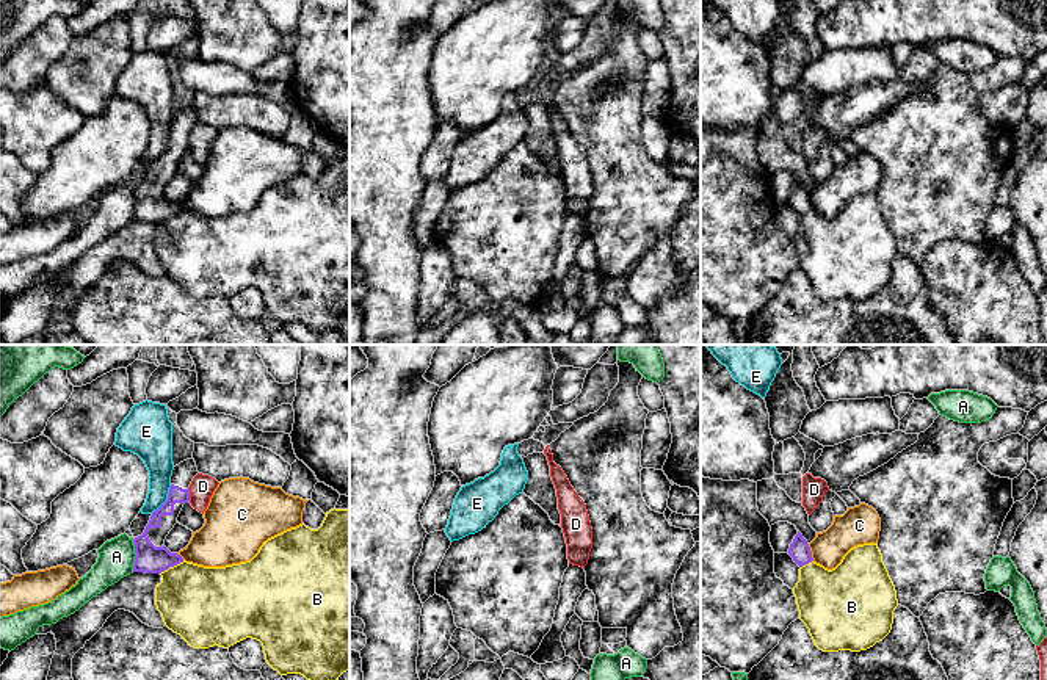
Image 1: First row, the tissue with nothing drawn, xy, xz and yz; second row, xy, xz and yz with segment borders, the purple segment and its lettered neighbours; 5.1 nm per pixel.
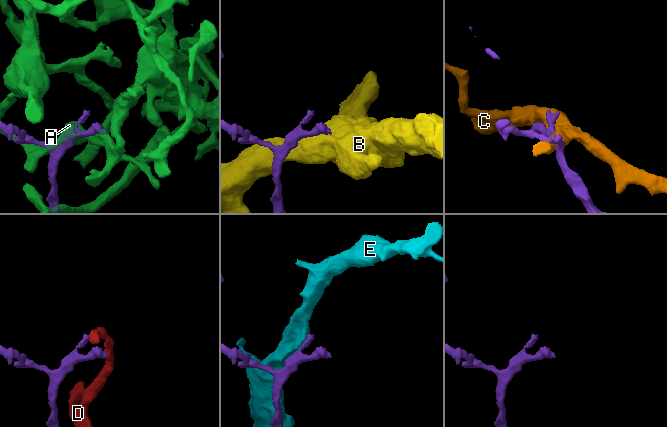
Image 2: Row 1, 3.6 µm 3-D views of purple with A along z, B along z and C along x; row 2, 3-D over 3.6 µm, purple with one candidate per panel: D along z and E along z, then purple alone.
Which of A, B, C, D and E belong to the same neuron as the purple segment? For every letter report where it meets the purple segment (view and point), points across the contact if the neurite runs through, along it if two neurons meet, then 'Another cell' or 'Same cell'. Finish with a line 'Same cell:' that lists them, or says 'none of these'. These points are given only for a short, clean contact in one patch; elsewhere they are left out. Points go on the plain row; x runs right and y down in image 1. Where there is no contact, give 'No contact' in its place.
A: Touches purple at xy (135, 206). Another cell
B: Touches purple at xy (171, 215). Another cell
C: Touches purple at yz (811, 201). Another cell
D: Touches purple at xy (188, 143). Another cell
E: Touches purple at xy (166, 149). Another cell
Same cell: none of these

